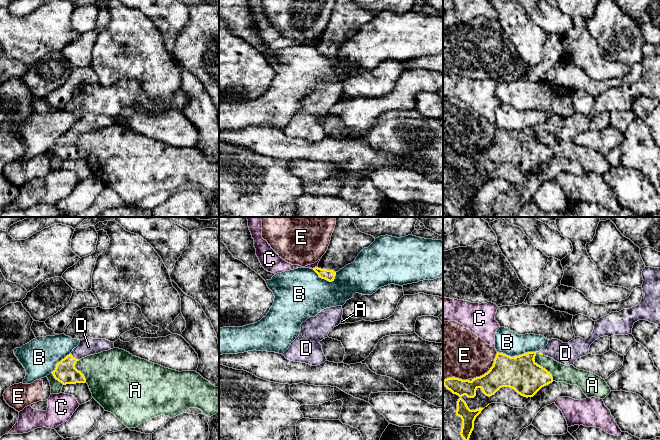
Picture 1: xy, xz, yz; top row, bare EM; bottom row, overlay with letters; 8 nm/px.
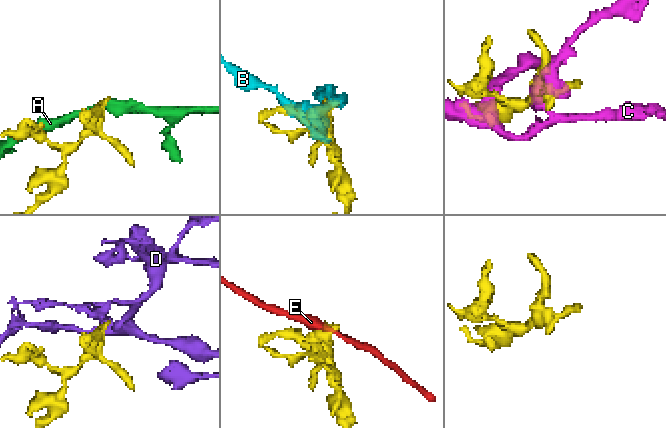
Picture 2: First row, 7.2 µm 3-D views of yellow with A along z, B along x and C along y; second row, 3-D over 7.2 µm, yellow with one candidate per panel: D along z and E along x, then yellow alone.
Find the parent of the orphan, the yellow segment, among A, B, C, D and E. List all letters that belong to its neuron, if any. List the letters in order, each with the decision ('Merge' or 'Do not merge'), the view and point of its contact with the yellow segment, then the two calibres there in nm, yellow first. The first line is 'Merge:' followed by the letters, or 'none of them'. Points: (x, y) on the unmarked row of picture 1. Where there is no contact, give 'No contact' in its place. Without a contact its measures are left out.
Merge: D
A: Do not merge. Touches yellow at yz (541, 142). Thickness 280 nm (yellow) against 140 nm
B: Do not merge. Touches yellow at yz (516, 132). Thickness 280 nm (yellow) against 190 nm
C: Do not merge. Touches yellow at xz (315, 43). Thickness 90 nm (yellow) against 80 nm
D: Merge. Touches yellow at xy (73, 133). Thickness 180 nm (yellow) against 140 nm
E: Do not merge. Touches yellow at yz (490, 145). Thickness 280 nm (yellow) against 380 nm

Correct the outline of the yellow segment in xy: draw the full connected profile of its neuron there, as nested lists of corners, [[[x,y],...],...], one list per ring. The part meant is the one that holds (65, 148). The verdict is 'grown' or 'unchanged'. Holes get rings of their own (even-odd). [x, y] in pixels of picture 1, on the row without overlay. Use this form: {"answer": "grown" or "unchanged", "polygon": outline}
{"answer": "grown", "polygon": [[[85,114],[80,116],[79,121],[57,139],[55,146],[52,148],[54,154],[63,161],[85,159],[84,151],[75,144],[75,140],[82,134],[98,130],[114,124],[114,118],[106,115]]]}

